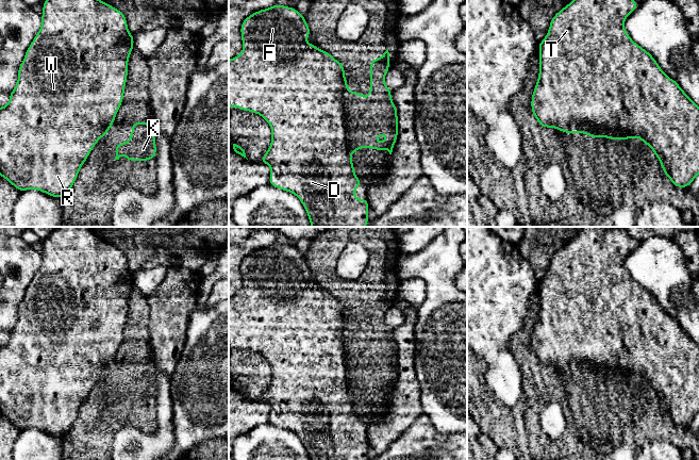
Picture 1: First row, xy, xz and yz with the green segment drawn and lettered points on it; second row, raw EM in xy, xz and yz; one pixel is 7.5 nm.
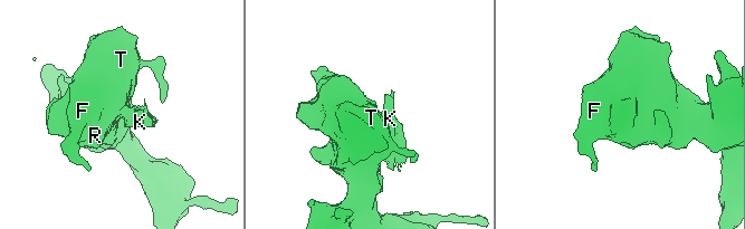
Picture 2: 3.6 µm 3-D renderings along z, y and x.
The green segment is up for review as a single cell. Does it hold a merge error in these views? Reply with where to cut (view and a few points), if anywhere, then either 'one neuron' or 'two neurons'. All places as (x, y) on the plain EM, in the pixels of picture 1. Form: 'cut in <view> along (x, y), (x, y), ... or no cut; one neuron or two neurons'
no cut; one neuron

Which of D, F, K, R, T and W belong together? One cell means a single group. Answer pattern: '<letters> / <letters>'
D F K R T W

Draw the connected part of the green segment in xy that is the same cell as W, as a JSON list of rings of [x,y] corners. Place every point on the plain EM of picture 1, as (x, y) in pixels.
[[[57,227],[43,243],[41,264],[18,307],[18,318],[10,331],[9,342],[0,346],[0,414],[6,417],[19,430],[37,428],[54,437],[63,437],[74,423],[82,404],[98,379],[110,369],[116,352],[121,345],[129,311],[128,299],[134,286],[134,276],[128,269],[123,251],[99,239],[91,227]]]

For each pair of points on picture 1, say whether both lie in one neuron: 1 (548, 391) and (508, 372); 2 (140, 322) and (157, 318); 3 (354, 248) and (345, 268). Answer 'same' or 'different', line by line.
1: different
2: different
3: same

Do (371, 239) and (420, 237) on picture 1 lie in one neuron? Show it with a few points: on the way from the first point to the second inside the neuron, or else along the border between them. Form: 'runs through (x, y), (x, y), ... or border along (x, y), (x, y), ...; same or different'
border along (397, 237), (397, 244), (401, 252); different

